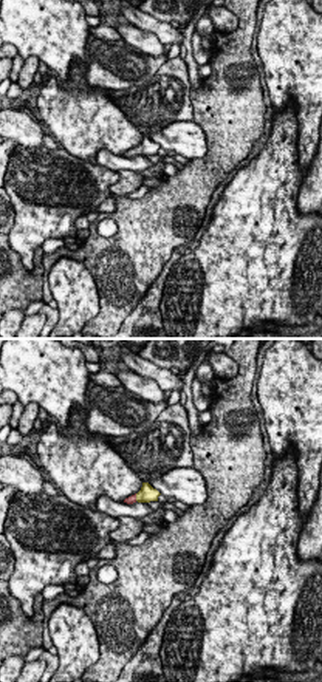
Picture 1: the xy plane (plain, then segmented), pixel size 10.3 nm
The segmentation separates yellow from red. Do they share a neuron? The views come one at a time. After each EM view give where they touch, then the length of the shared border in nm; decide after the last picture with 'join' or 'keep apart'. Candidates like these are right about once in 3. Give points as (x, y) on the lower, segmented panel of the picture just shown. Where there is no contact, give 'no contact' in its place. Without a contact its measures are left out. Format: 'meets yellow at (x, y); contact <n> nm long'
meets yellow at (137, 497); contact 80 nm long

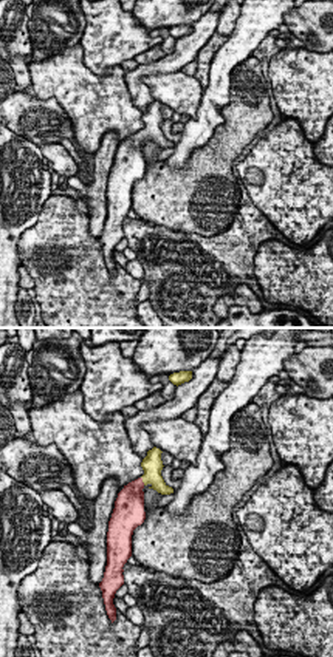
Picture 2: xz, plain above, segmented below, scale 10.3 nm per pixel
meets yellow at (143, 481); contact 100 nm long

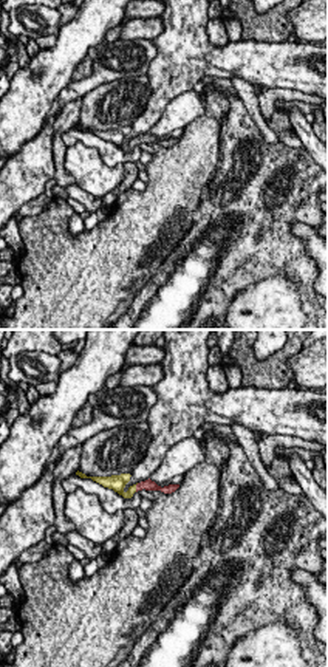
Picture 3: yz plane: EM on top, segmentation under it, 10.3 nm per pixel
meets yellow at (135, 488); contact 100 nm long

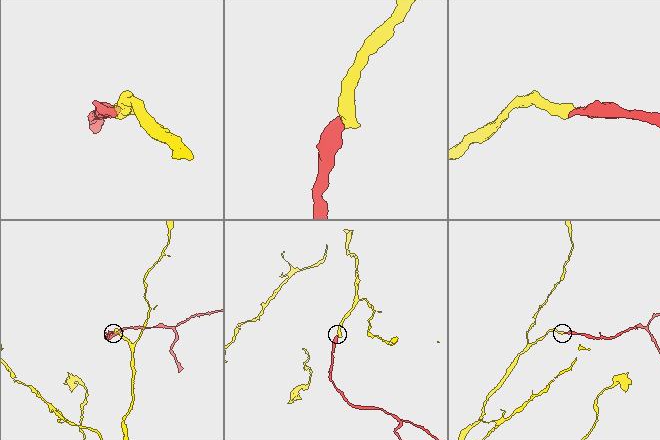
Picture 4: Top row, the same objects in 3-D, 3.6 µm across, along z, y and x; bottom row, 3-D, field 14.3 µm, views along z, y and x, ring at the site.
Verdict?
join

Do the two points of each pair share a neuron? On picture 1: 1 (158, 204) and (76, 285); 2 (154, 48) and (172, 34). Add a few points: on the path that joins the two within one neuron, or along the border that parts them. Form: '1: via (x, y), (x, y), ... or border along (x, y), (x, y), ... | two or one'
1: border along (58, 257), (76, 259), (89, 271), (98, 308) | two
2: border along (130, 22), (150, 31), (164, 45) | two

